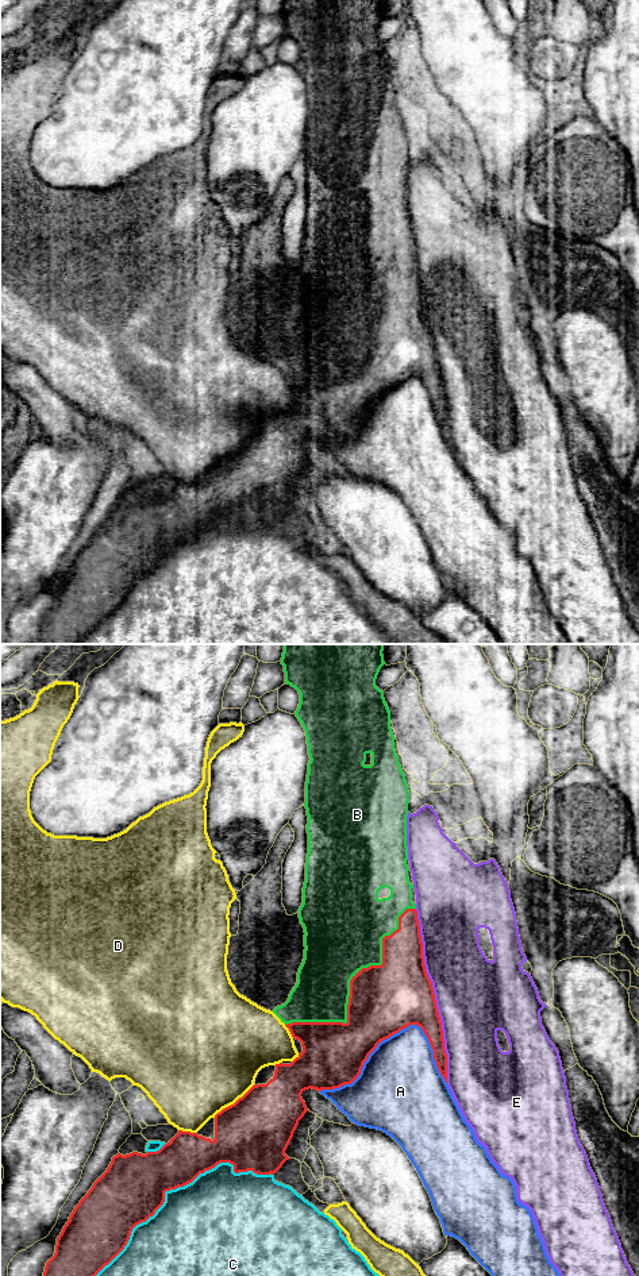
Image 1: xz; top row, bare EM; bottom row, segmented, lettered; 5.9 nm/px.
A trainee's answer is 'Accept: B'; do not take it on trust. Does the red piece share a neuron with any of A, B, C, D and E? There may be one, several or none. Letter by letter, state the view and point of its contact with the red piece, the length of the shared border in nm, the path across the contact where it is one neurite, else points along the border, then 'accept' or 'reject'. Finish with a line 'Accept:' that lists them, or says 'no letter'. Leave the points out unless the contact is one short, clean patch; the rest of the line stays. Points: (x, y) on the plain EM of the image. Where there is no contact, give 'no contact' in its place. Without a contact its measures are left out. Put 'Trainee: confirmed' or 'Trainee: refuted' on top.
Trainee: confirmed
A: contact xz (391, 386); length 750 nm; reject
B: contact xz (350, 335); length 1050 nm; accept
C: contact xz (165, 543); length 1350 nm; reject
D: contact xz (235, 454); length 320 nm; reject
E: contact xz (434, 347); length 1050 nm; reject
Accept: B

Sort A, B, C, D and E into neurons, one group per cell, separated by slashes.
A / B / C / D / E

